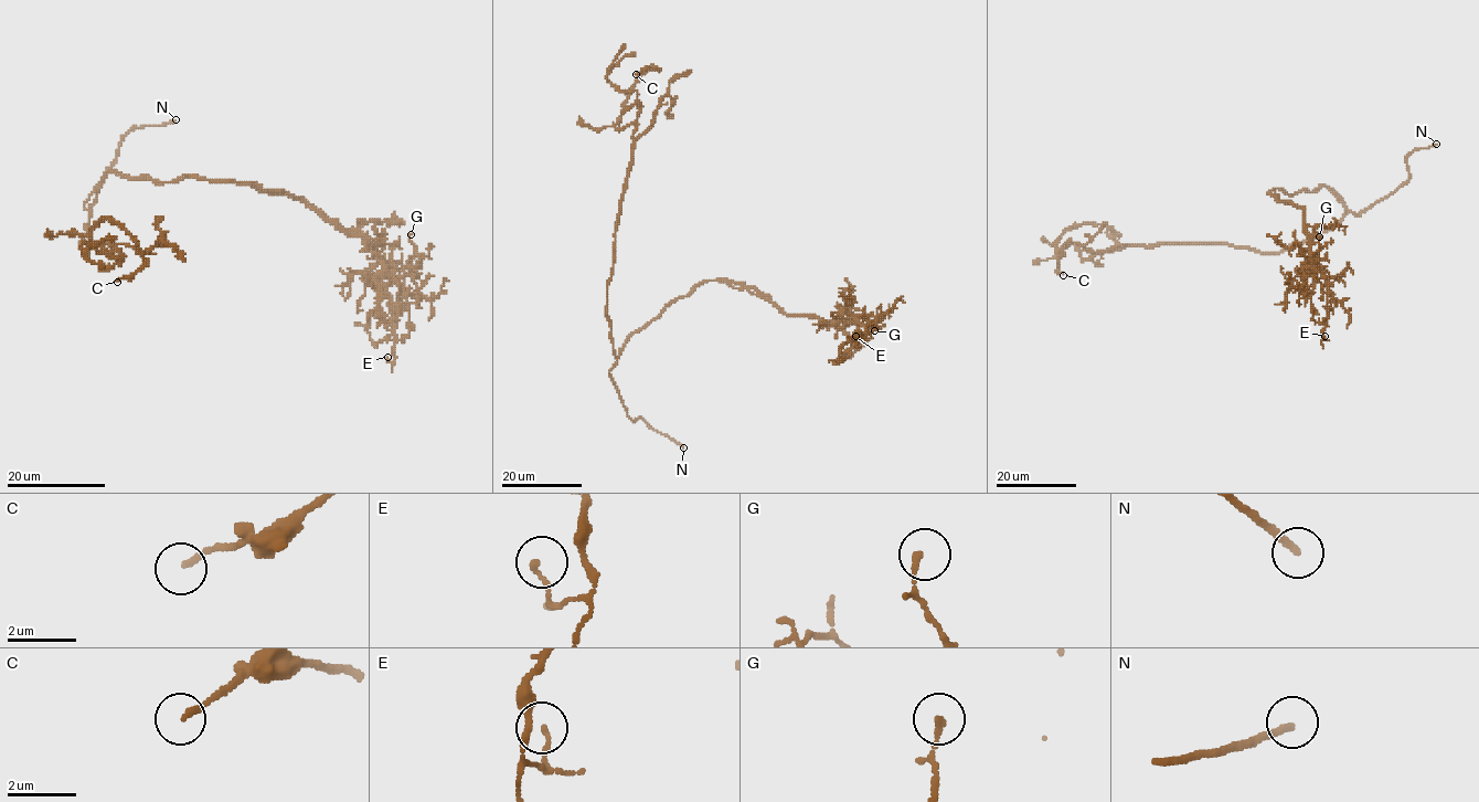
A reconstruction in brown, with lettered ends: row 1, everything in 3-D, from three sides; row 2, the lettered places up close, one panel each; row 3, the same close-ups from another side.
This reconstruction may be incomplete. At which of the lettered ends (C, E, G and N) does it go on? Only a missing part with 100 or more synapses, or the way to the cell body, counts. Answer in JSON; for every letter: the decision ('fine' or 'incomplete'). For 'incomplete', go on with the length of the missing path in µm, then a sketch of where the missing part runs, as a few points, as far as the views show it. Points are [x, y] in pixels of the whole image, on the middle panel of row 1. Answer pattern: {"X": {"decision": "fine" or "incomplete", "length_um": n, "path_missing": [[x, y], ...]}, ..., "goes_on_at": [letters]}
{"C": {"decision": "fine"}, "E": {"decision": "fine"}, "G": {"decision": "fine"}, "N": {"decision": "incomplete", "length_um": 15, "path_missing": [[683, 447], [692, 454], [727, 463], [734, 468]]}, "goes_on_at": ["N"]}

